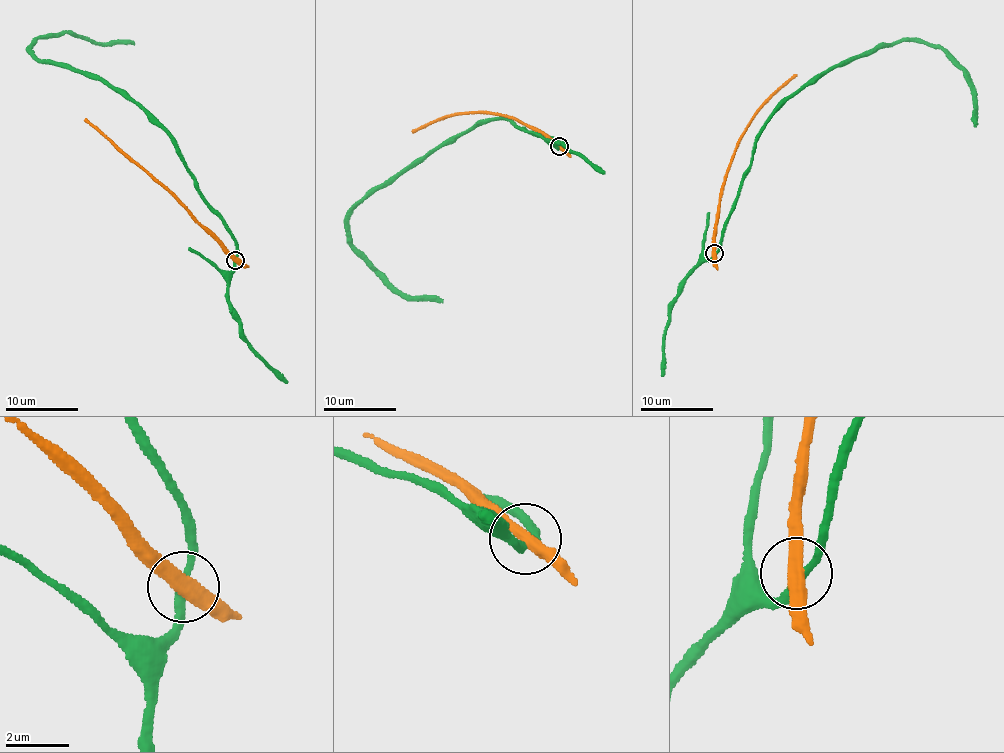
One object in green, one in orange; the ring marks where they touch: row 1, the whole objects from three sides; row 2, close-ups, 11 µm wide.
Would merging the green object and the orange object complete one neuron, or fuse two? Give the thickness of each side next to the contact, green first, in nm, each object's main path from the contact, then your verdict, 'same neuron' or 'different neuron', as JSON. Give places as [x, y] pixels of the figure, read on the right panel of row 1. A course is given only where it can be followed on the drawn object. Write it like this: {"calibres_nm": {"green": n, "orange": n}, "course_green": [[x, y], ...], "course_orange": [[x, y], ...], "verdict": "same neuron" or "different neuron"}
{"calibres_nm": {"green": 240, "orange": 400}, "course_green": [[715, 253], [756, 136], [789, 95], [850, 58], [882, 43], [936, 45], [964, 73], [974, 103], [976, 126]], "course_orange": [[713, 253], [719, 195], [739, 138], [766, 99], [796, 74]], "verdict": "different neuron"}

